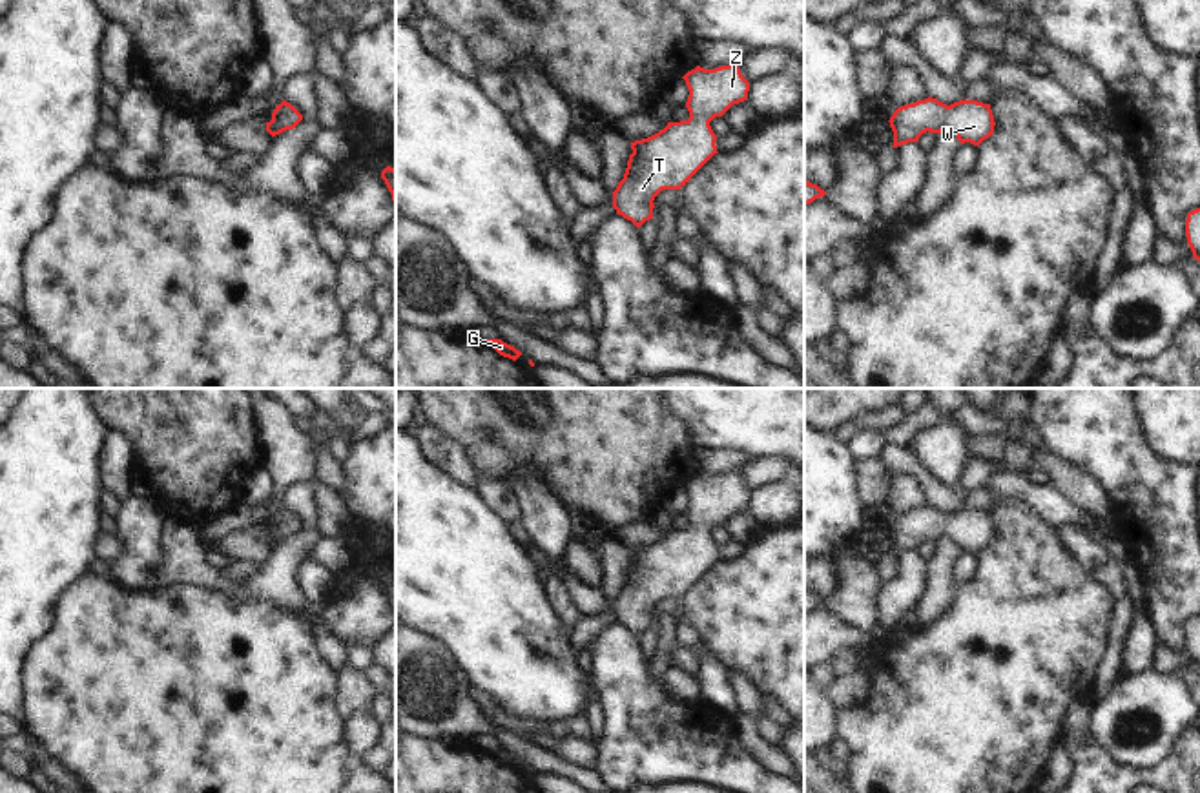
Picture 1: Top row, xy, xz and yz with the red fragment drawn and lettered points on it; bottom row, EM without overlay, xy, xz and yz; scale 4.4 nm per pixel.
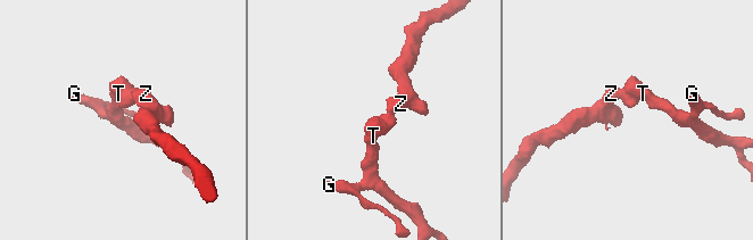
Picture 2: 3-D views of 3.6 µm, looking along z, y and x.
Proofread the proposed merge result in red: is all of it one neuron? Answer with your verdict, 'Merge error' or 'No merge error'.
No merge error.

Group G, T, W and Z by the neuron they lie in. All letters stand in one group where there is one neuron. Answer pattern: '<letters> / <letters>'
G T W Z

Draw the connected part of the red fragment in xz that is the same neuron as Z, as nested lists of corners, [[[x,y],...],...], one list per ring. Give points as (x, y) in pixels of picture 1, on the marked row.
[[[737,64],[715,69],[697,66],[682,78],[689,89],[689,118],[667,122],[658,133],[631,142],[624,179],[613,191],[613,208],[636,228],[653,219],[653,201],[662,190],[680,190],[719,153],[709,122],[744,102],[750,91]]]

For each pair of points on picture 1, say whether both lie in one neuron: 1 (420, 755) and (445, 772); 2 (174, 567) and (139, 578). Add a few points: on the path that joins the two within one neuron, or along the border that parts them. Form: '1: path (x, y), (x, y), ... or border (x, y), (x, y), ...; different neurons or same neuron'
1: path (425, 761), (440, 772); same neuron
2: border (161, 531), (161, 566), (155, 573), (154, 587); different neurons

